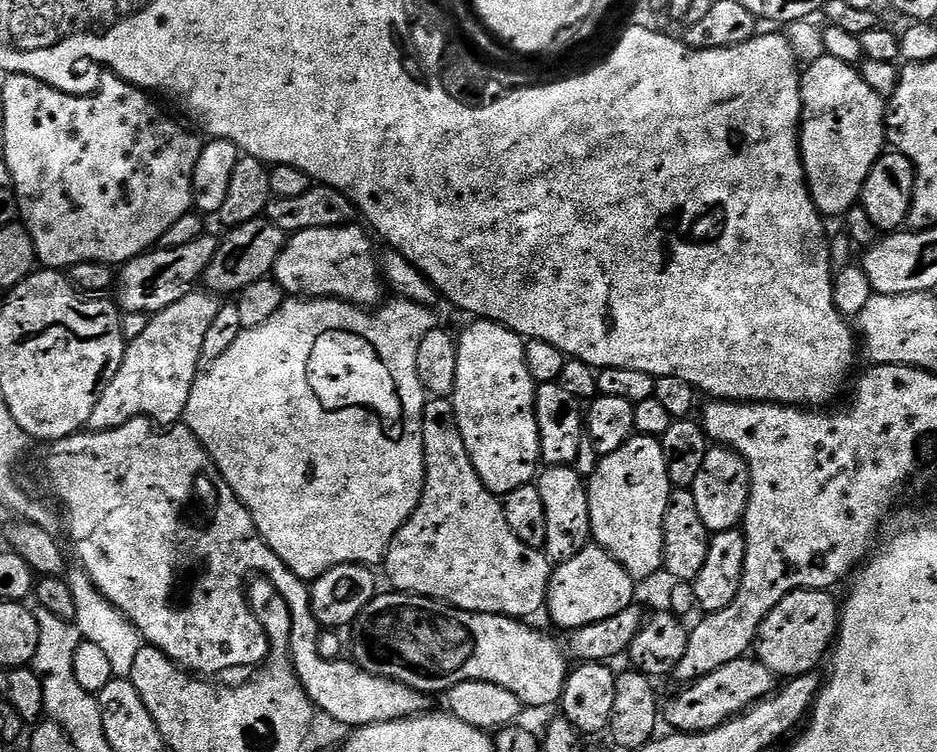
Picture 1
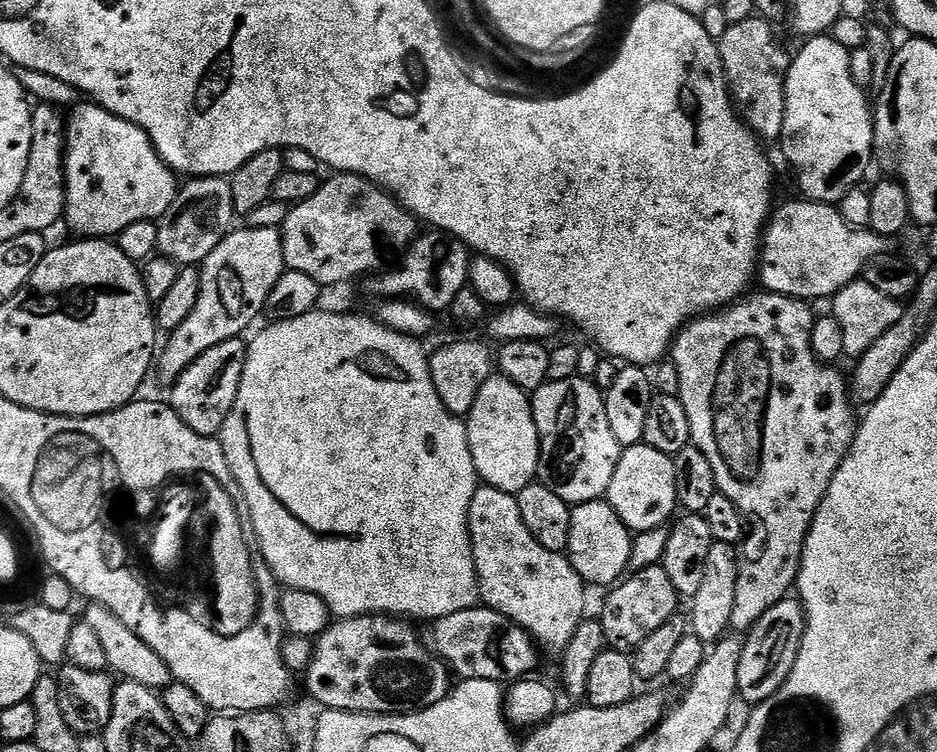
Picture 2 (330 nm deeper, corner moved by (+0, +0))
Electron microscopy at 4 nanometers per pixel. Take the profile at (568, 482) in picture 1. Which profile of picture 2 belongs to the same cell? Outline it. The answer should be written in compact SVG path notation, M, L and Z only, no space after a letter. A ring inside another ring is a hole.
M607 499L591 500L572 508L566 555L585 585L615 585L625 575L624 570L629 569L633 543L633 533L629 532L622 518L618 518L616 511L608 505Z

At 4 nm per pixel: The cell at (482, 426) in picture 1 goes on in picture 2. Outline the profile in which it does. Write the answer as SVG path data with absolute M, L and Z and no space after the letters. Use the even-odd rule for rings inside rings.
M493 374L484 383L482 390L478 390L478 398L474 398L474 406L468 411L466 423L468 425L468 449L476 467L476 475L487 487L515 494L537 479L536 471L540 465L540 439L538 438L538 426L534 426L529 393L514 386L514 382L510 382L504 376Z

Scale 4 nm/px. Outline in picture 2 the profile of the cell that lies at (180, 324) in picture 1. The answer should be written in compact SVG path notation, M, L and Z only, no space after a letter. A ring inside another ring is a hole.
M241 226L237 232L225 235L214 246L214 250L206 257L204 263L199 265L200 289L194 302L194 308L184 322L173 332L167 333L168 340L158 352L158 372L160 368L160 380L165 386L176 383L176 379L182 375L187 368L206 350L218 346L227 340L235 340L243 337L244 331L255 322L261 319L266 298L270 298L270 290L278 282L280 275L285 272L284 251L280 242L280 228L249 228Z

